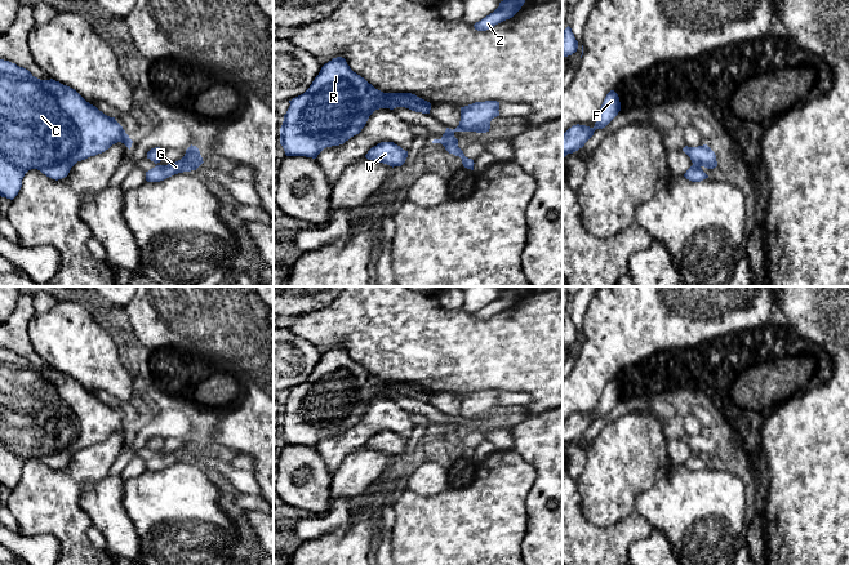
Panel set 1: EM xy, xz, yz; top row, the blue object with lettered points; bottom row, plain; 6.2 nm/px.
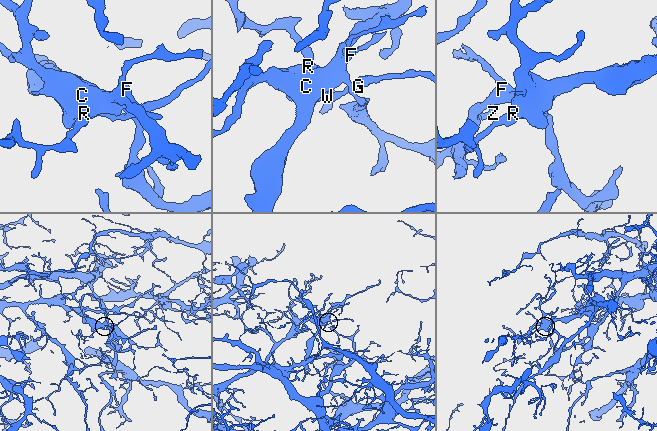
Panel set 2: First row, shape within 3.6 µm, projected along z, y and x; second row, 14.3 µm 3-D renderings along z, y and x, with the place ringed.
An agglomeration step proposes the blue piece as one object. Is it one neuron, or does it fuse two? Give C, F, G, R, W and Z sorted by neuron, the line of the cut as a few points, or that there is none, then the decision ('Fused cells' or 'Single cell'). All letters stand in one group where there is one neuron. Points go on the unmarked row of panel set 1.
Groups: C G R W / F Z. Split along yz (693, 452), (699, 455). Fused cells

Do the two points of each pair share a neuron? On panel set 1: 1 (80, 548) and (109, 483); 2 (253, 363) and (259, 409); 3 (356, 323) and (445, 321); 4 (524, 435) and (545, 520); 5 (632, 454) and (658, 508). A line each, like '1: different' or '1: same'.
1: different
2: same
3: same
4: same
5: different

